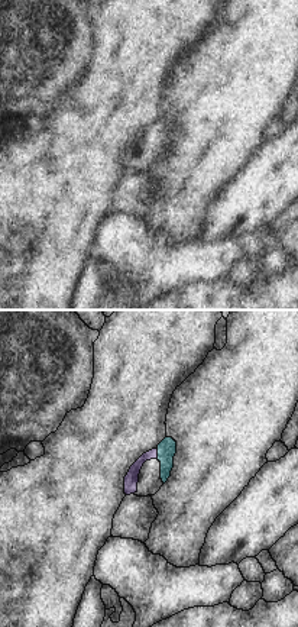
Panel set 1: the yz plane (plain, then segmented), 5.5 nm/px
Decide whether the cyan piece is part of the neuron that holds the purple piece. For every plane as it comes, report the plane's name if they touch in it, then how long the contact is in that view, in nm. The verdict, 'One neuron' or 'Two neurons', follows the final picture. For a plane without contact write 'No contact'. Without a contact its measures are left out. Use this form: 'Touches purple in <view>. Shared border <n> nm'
Touches purple in yz. Shared border 60 nm

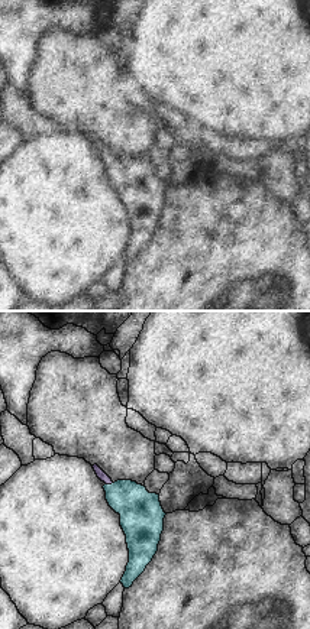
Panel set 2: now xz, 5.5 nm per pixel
Touches purple in xz. Shared border 40 nm

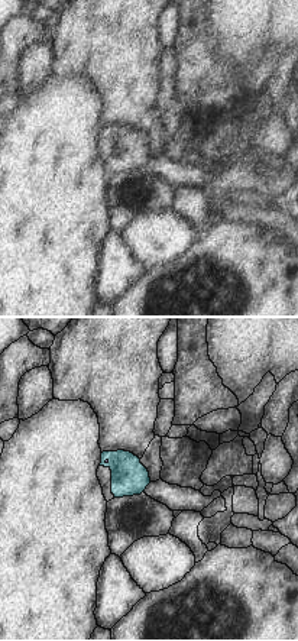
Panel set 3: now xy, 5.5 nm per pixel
Touches purple in xy. Shared border 30 nm

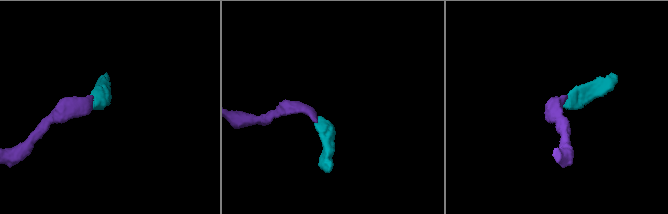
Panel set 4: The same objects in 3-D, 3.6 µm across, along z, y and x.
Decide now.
One neuron

